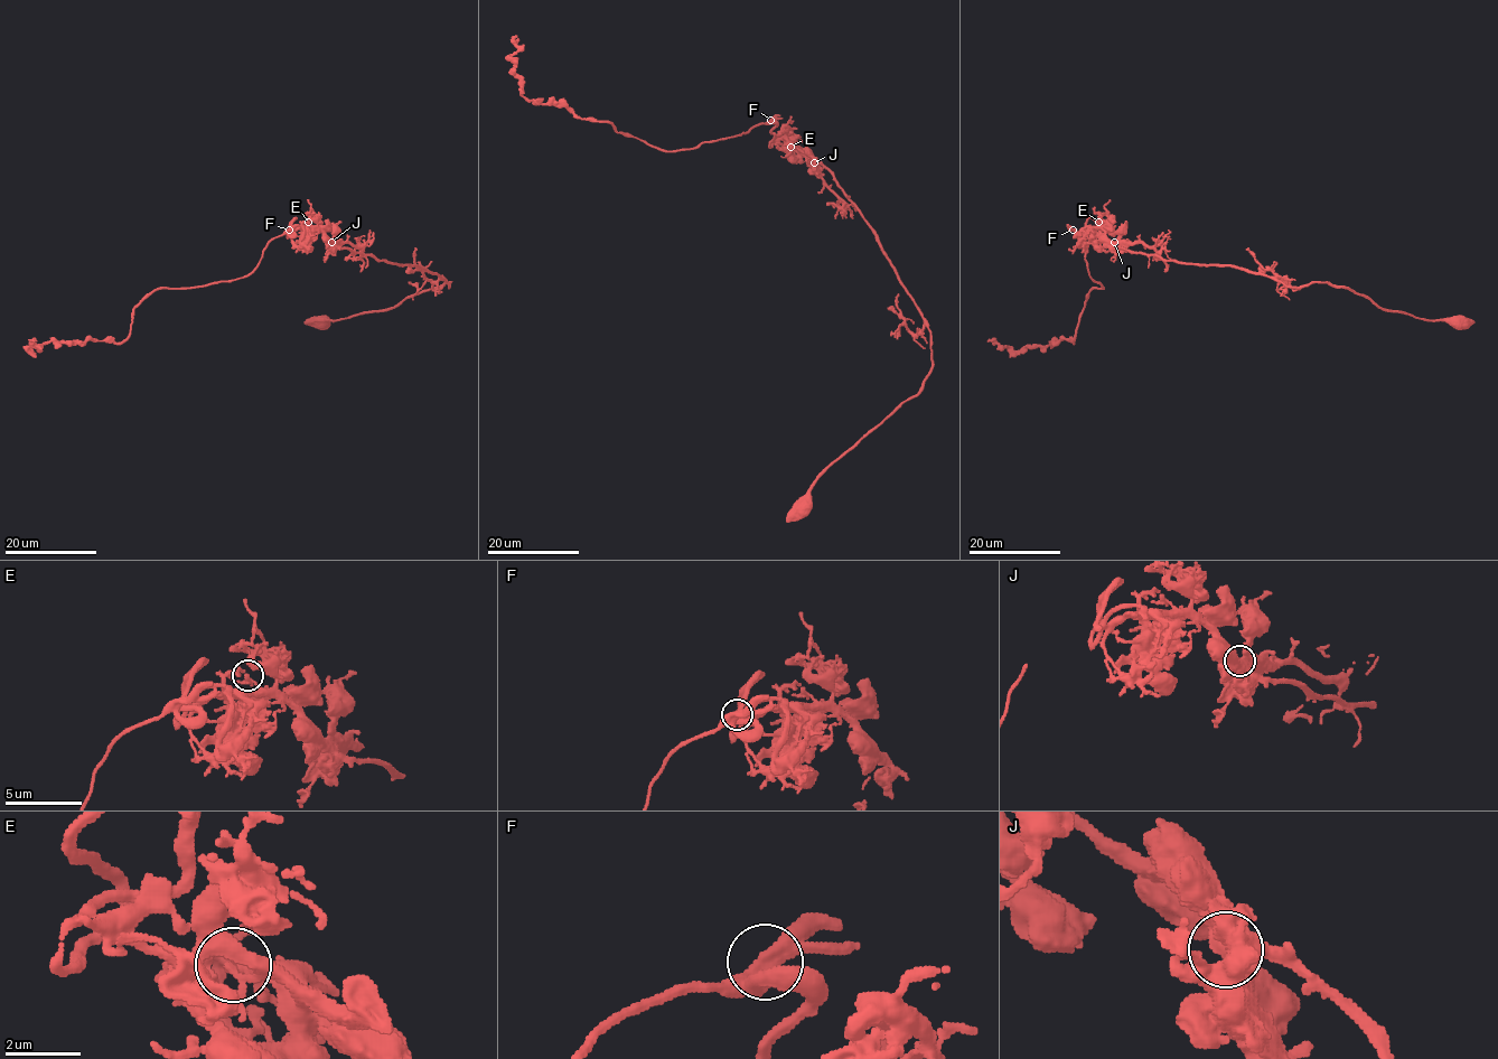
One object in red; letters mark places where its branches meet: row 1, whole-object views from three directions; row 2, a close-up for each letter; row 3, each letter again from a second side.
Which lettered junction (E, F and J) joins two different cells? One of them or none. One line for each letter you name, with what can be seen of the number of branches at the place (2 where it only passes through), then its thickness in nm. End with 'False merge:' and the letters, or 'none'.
False merge: none

